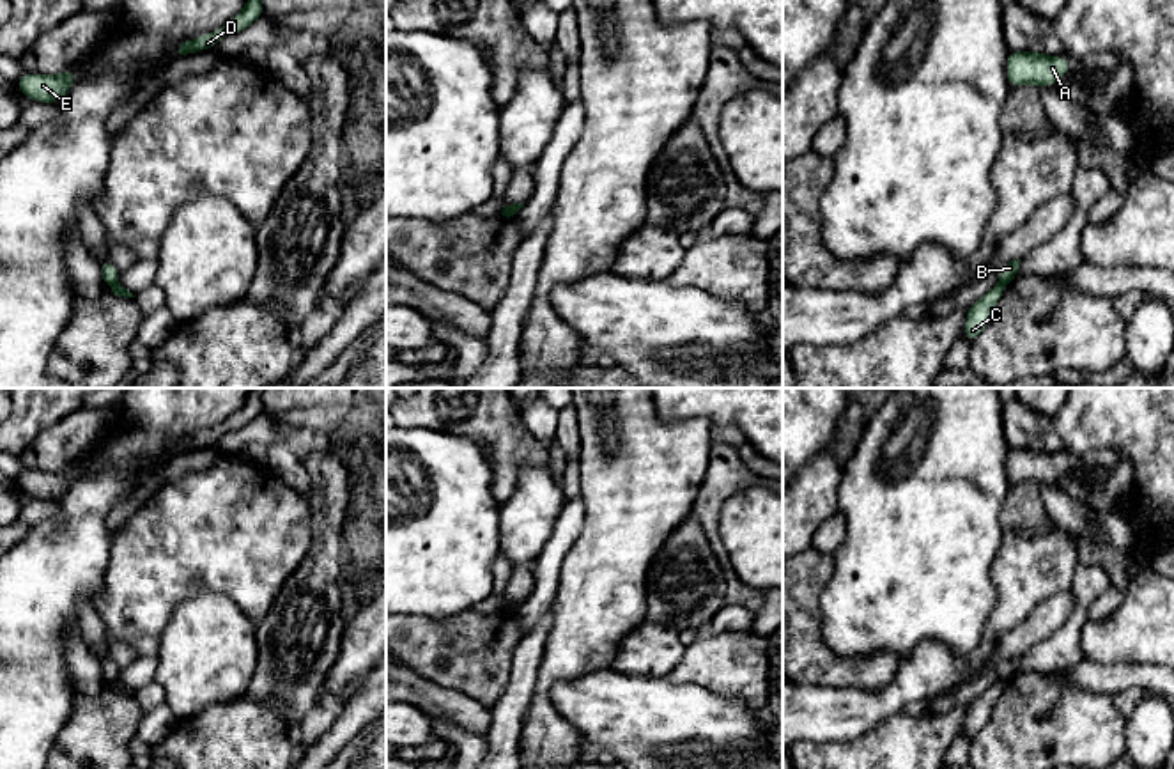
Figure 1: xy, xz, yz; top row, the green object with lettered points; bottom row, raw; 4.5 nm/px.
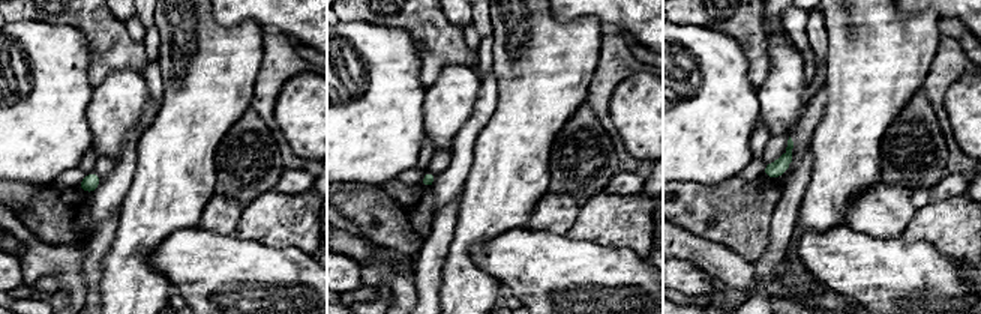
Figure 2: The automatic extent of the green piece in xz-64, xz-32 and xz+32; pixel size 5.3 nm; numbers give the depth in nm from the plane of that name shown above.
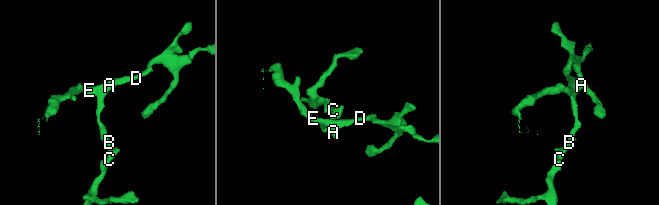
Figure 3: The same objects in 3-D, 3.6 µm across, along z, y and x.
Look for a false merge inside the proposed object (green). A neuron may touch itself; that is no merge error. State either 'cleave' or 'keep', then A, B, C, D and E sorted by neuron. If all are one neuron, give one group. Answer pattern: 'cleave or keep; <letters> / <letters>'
cleave; A B D E / C

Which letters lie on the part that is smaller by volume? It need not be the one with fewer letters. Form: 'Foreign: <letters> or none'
Foreign: A, B, D, E

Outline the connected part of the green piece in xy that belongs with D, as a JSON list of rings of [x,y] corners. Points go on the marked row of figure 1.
[[[246,0],[243,11],[230,18],[221,28],[198,35],[193,41],[186,41],[181,44],[179,53],[197,53],[202,50],[211,50],[216,46],[223,37],[239,34],[241,30],[253,25],[260,16],[264,16],[262,0]]]

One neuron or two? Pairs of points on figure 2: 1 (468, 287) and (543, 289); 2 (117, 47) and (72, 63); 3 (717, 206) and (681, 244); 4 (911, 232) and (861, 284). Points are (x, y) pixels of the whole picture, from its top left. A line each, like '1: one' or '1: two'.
1: two
2: two
3: two
4: two

